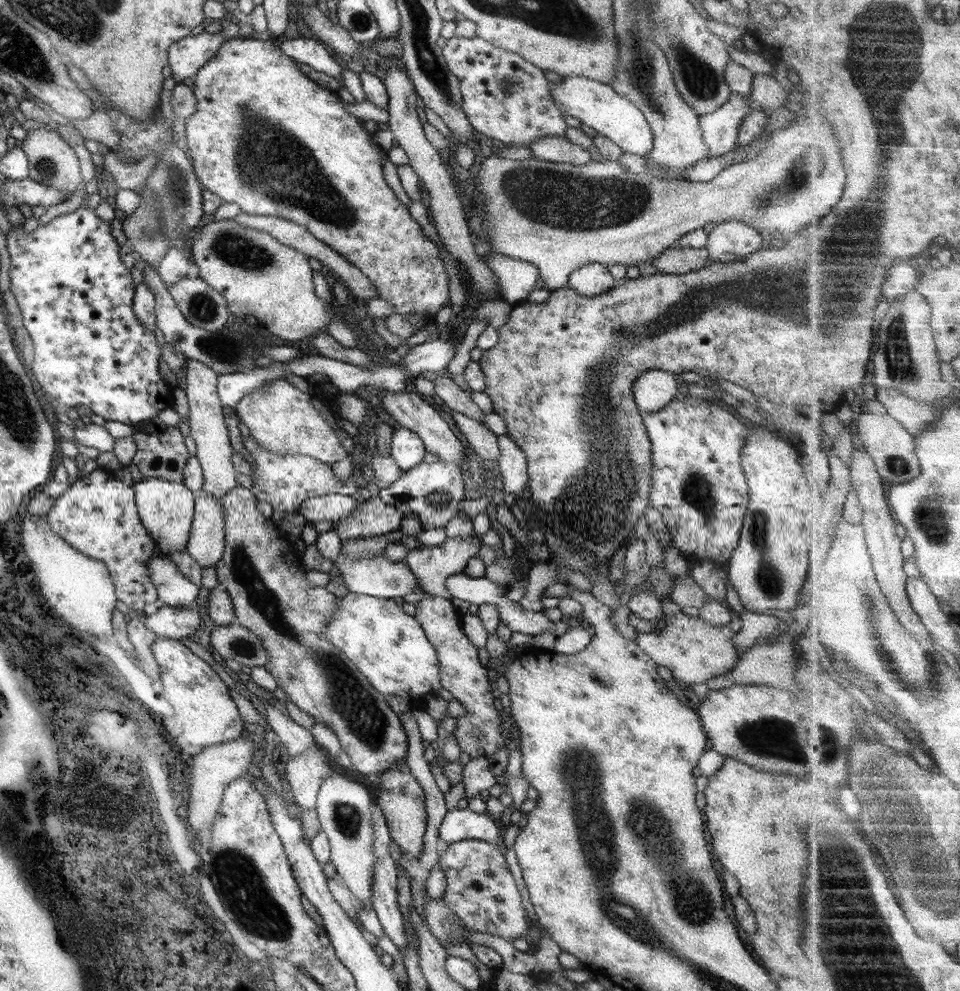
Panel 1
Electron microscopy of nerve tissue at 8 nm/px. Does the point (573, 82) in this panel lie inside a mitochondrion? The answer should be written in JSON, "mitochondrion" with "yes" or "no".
{"mitochondrion":"no"}

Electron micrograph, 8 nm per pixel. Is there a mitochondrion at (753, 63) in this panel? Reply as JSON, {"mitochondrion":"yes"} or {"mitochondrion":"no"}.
{"mitochondrion":"no"}

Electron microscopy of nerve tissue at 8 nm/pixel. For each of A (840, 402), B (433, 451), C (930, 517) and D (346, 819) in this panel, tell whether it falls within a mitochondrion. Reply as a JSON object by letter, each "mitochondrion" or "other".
{"A":"other","B":"other","C":"mitochondrion","D":"mitochondrion"}

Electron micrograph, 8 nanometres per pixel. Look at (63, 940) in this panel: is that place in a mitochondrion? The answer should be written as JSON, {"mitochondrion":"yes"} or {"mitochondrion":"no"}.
{"mitochondrion":"no"}

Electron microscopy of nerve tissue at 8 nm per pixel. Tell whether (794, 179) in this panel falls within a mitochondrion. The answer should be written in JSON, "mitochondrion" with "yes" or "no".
{"mitochondrion":"yes"}

